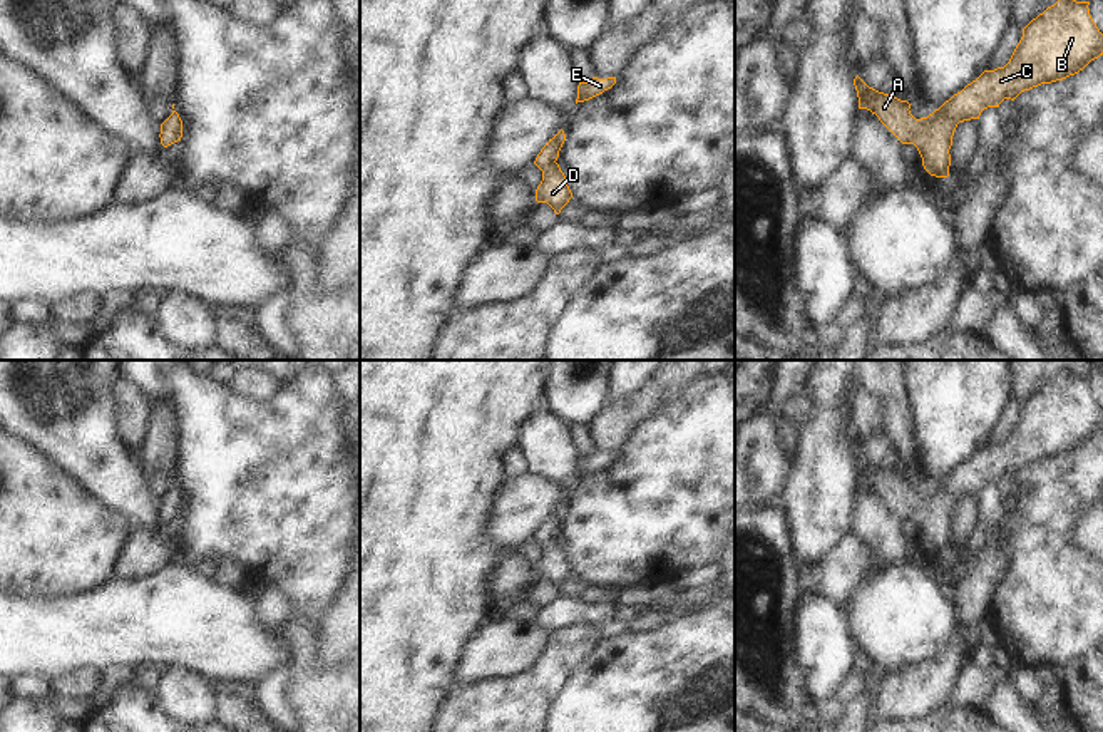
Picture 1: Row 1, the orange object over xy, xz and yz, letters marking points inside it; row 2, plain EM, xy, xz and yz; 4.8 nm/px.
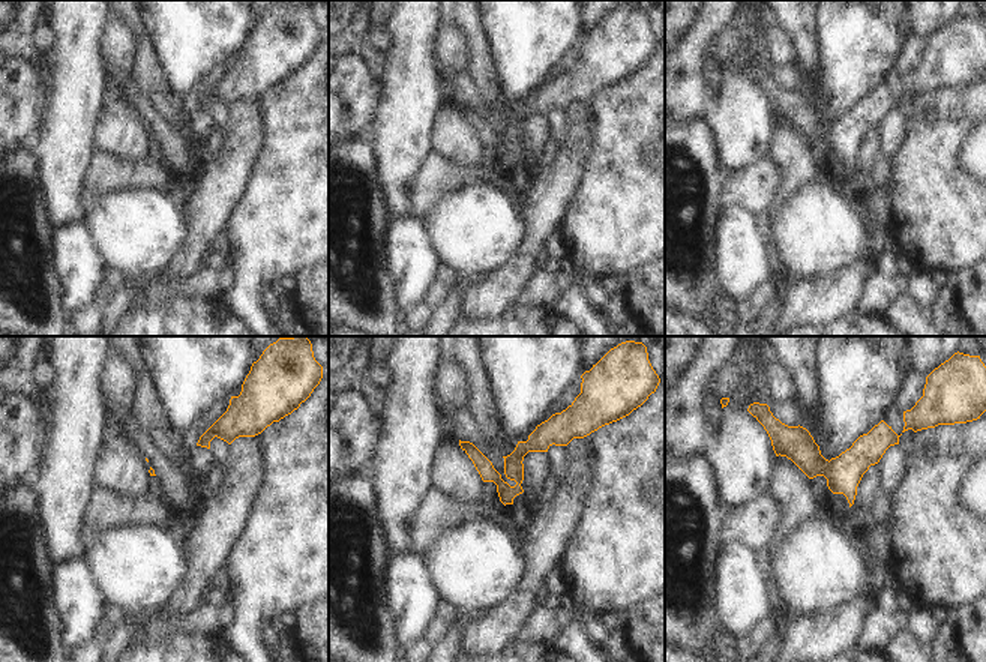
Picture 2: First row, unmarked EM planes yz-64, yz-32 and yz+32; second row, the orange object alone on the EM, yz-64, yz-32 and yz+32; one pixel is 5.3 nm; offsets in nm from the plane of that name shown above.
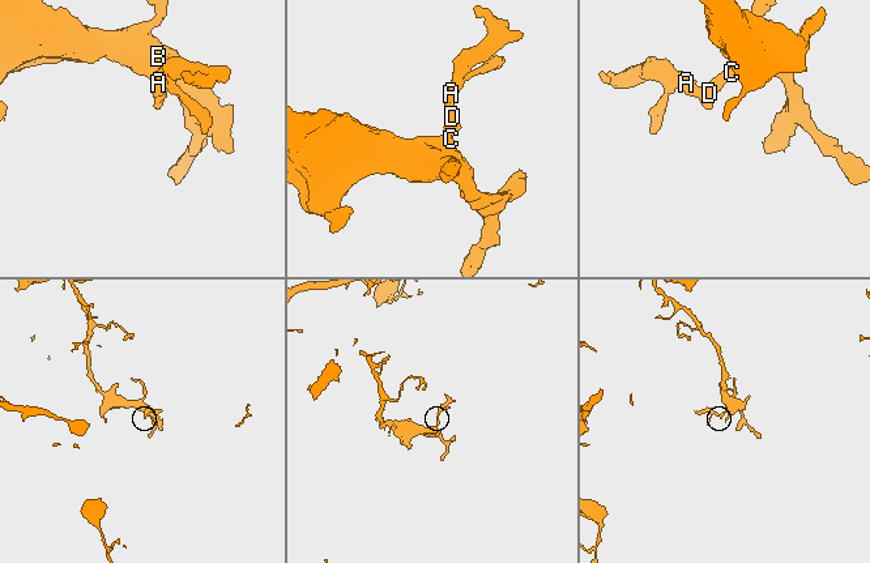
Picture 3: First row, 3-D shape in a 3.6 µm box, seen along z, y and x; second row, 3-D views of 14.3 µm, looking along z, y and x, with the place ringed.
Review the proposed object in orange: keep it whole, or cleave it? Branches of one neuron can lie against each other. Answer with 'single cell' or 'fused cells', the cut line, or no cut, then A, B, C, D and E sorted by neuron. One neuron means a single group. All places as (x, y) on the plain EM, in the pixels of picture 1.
single cell; cut none; groups A B C D E

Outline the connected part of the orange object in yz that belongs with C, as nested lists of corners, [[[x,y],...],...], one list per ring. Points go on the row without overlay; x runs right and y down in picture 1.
[[[1061,372],[1023,404],[1004,442],[984,446],[927,492],[916,494],[907,476],[869,462],[857,451],[859,484],[875,489],[902,519],[914,519],[931,551],[947,553],[959,497],[979,494],[984,484],[999,482],[1004,474],[1014,476],[1024,466],[1075,451],[1103,430],[1103,409],[1088,380]]]

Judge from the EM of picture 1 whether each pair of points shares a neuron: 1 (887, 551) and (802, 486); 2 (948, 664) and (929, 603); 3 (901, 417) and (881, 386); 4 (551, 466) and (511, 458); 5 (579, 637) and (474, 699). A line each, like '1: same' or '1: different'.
1: different
2: different
3: same
4: different
5: same

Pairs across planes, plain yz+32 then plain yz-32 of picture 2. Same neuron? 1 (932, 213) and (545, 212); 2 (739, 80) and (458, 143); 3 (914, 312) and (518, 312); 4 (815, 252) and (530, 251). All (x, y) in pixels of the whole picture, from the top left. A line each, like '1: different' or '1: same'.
1: different
2: different
3: different
4: different

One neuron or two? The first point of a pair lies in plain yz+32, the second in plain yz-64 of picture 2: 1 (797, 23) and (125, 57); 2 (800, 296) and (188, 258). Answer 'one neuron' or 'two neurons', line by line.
1: two neurons
2: one neuron

